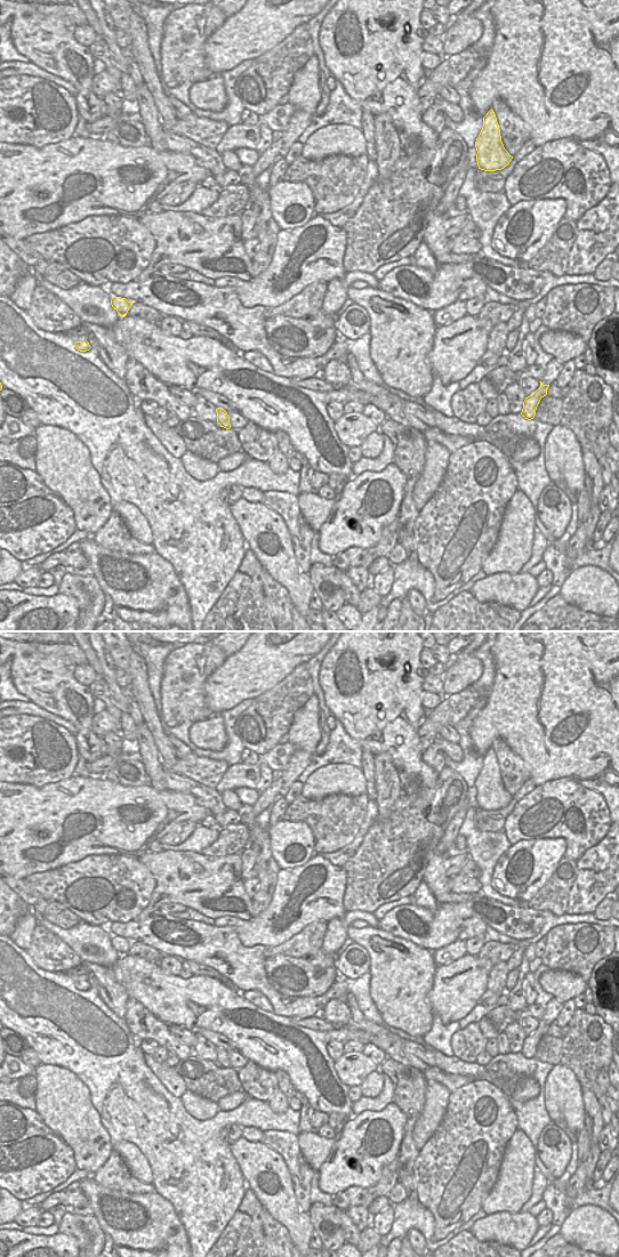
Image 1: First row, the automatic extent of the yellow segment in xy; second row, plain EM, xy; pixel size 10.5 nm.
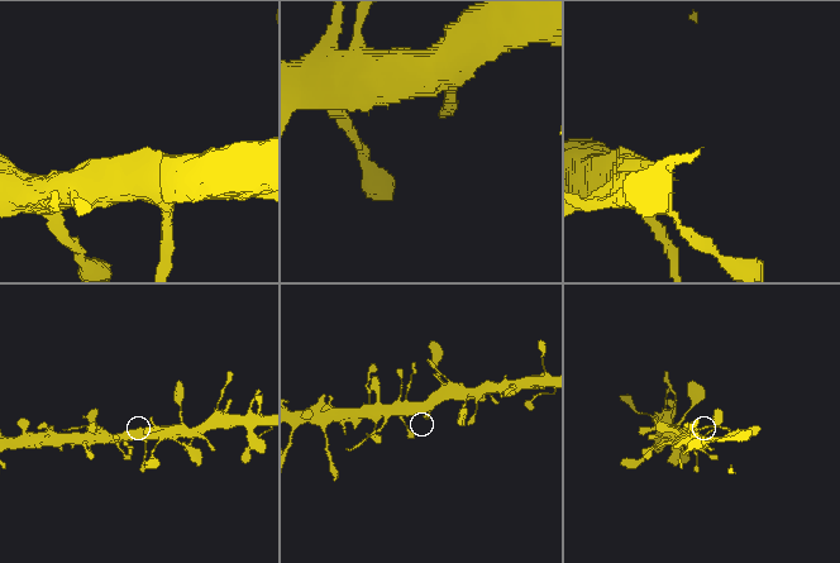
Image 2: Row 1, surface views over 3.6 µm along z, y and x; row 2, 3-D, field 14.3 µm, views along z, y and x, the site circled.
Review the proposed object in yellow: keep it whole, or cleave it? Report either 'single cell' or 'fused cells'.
fused cells

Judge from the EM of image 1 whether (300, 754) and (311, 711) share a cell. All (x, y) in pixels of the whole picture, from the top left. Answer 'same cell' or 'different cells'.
same cell

